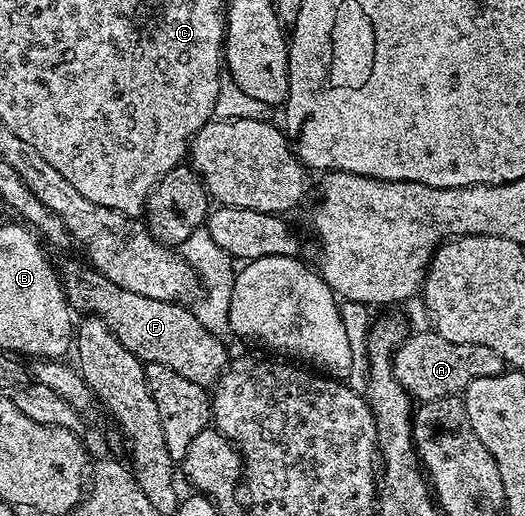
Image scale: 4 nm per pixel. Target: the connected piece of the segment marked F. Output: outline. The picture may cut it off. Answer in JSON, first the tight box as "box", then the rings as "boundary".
{"box":[59,265,231,387],"boundary":[[[69,265],[65,270],[62,268],[59,273],[65,298],[78,314],[81,312],[81,315],[98,317],[112,331],[115,339],[123,347],[127,347],[127,351],[131,351],[131,355],[135,355],[141,362],[167,367],[175,371],[175,375],[183,375],[183,379],[202,387],[212,387],[217,384],[217,378],[225,370],[231,357],[230,354],[225,354],[225,347],[220,342],[222,340],[199,323],[197,314],[192,308],[175,301],[147,299],[147,295],[135,295],[135,291],[123,291],[123,287],[111,283],[111,279],[107,279],[96,269],[81,265]]]}

